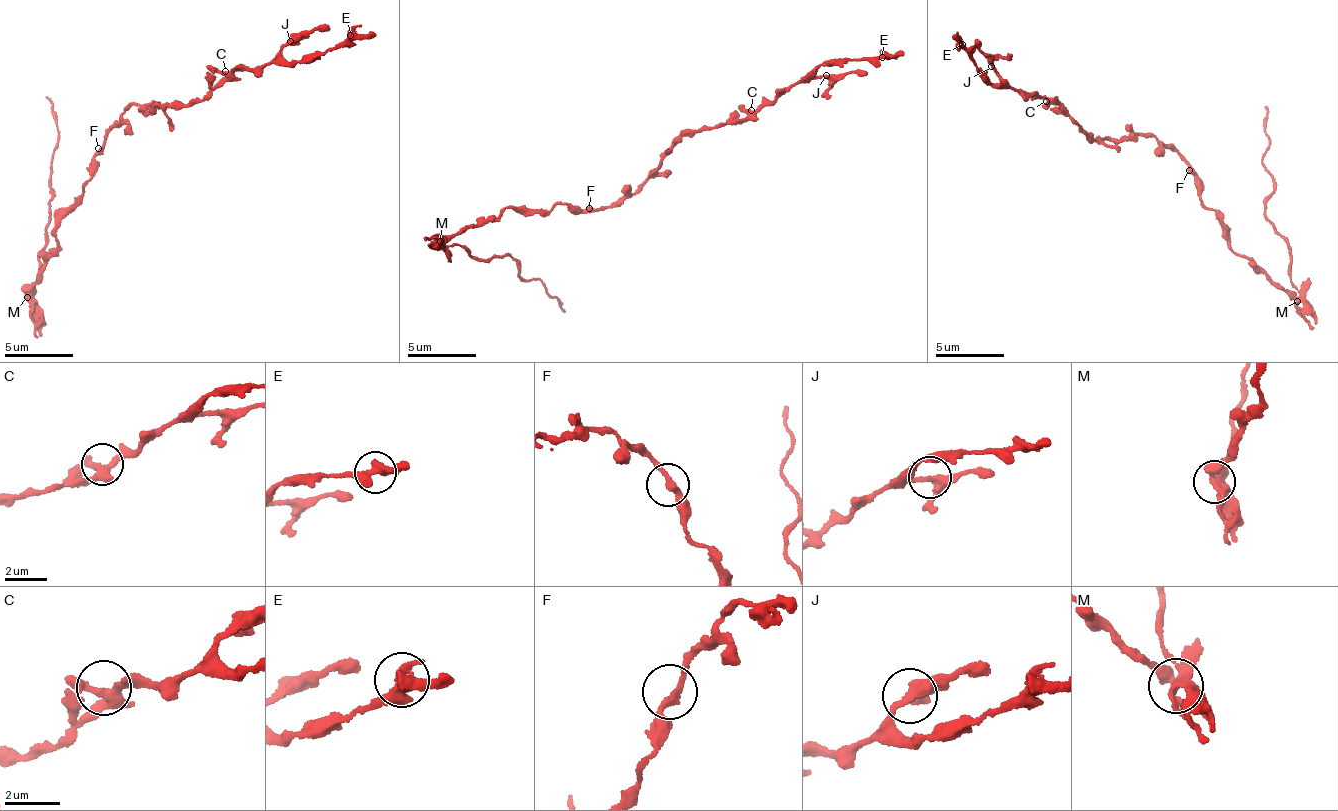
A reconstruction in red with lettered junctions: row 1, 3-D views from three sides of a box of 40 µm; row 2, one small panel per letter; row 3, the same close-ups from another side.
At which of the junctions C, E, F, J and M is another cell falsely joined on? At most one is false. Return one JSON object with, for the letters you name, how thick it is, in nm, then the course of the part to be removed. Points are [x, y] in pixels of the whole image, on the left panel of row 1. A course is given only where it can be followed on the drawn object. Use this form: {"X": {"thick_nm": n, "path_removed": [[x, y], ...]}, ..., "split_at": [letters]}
{"M": {"thick_nm": 360, "path_removed": [[26, 296], [38, 276], [52, 198], [49, 176], [58, 135], [54, 104], [45, 97]]}, "split_at": ["M"]}

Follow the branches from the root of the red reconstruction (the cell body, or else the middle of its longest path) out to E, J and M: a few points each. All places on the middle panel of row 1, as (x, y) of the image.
E: (592, 213), (639, 191), (684, 136), (760, 110), (792, 85), (811, 80), (821, 66), (882, 56)
J: (592, 213), (639, 191), (684, 136), (739, 121), (777, 101), (792, 85), (826, 75)
M: (592, 213), (556, 203), (534, 210), (514, 205), (492, 219), (440, 240)

